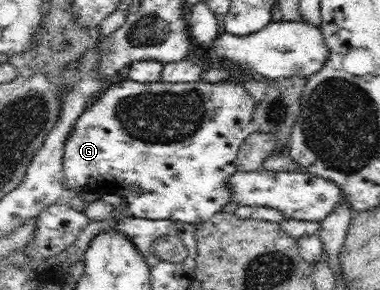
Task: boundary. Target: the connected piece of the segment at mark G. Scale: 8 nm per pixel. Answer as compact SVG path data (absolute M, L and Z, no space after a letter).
M124 78L119 83L108 83L104 90L85 108L85 112L77 118L75 128L67 138L65 149L63 150L63 183L65 183L65 188L76 193L117 194L117 196L125 200L129 214L135 218L149 220L171 219L194 225L205 222L205 220L213 218L217 212L220 212L225 204L229 204L232 201L231 189L227 187L227 182L235 174L235 170L238 169L236 165L237 154L243 142L256 130L252 122L255 105L253 97L243 87L243 83L234 79L226 79L213 84L202 81L141 83Z

